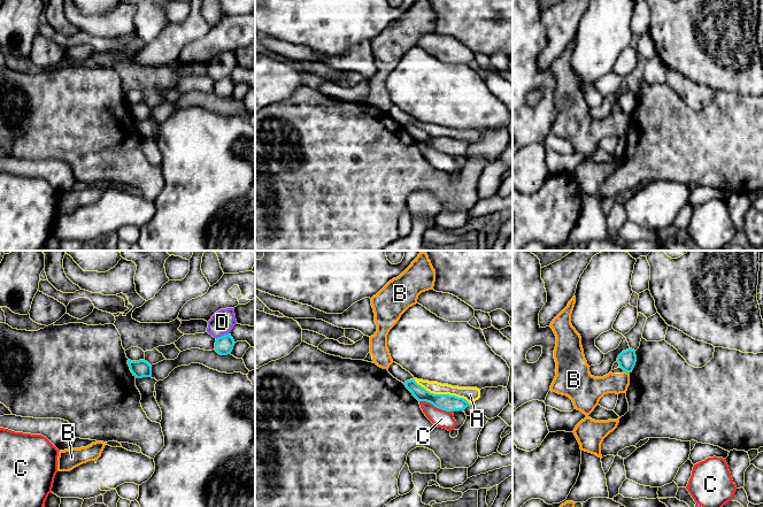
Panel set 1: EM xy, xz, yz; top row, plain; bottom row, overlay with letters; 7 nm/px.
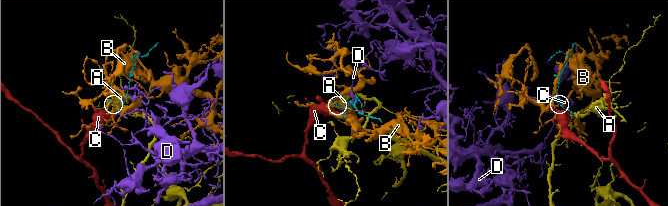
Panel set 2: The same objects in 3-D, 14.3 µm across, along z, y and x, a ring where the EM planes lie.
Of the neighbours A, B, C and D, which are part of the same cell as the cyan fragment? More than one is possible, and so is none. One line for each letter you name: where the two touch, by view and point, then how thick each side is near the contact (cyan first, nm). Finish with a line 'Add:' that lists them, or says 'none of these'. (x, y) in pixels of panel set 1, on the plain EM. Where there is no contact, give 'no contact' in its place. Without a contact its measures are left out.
Add: none of these

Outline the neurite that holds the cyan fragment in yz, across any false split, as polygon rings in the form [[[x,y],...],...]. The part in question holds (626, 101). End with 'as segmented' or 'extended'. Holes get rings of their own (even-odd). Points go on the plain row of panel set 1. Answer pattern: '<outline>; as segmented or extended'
[[[629,91],[626,93],[623,93],[618,100],[617,105],[619,106],[619,109],[626,114],[626,115],[632,115],[635,105],[637,105],[637,98],[635,93],[632,91]]]; as segmented

